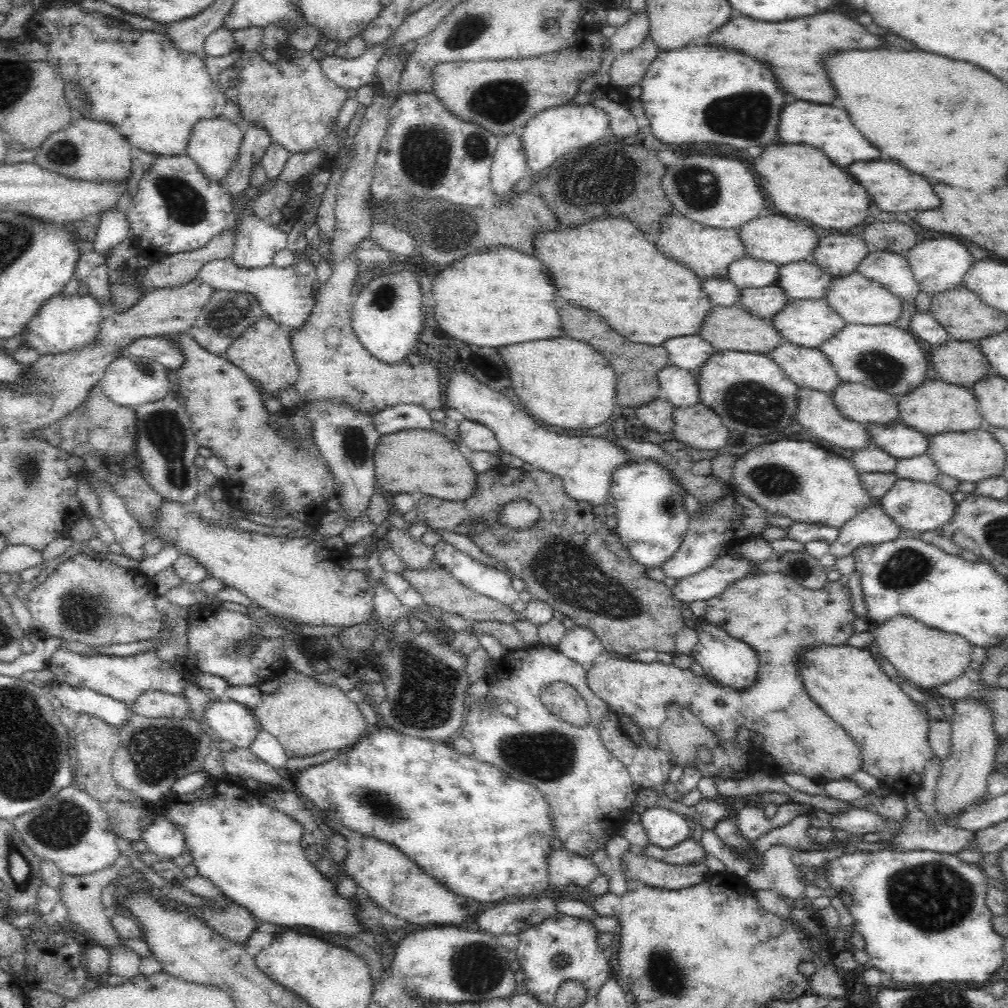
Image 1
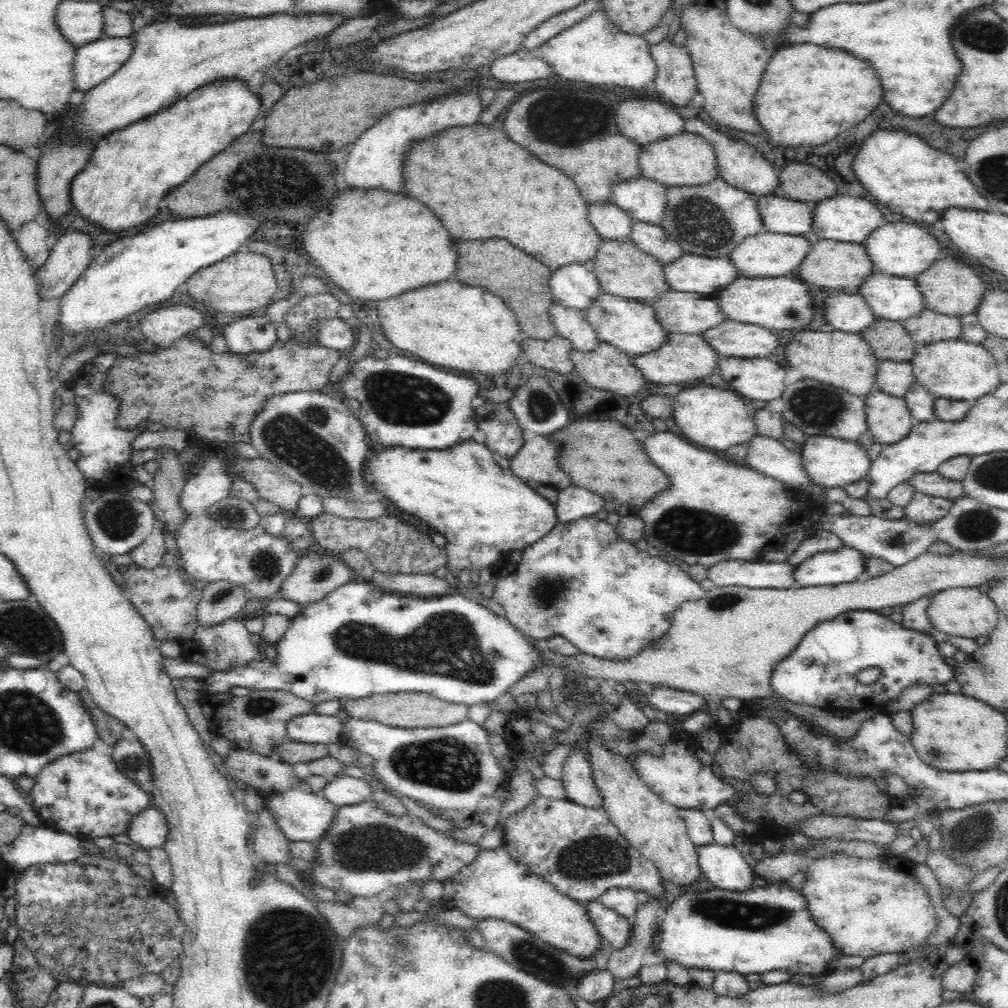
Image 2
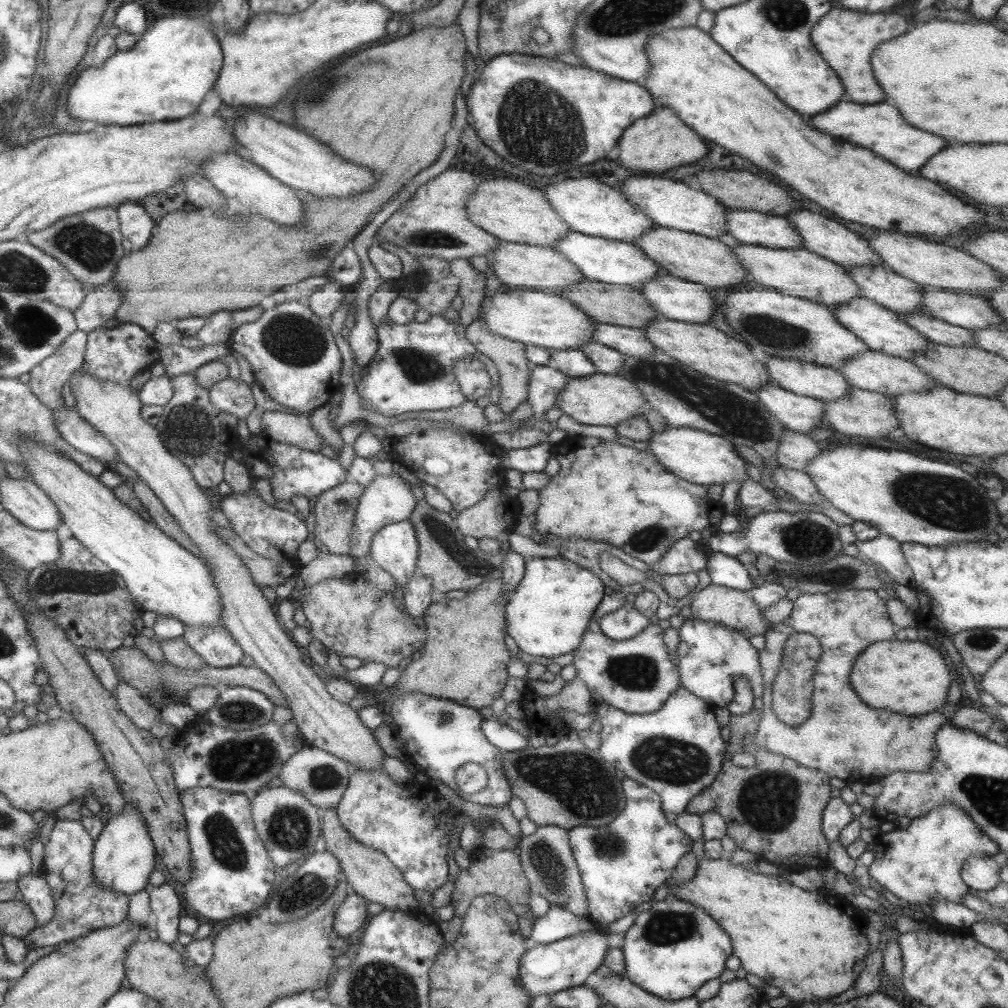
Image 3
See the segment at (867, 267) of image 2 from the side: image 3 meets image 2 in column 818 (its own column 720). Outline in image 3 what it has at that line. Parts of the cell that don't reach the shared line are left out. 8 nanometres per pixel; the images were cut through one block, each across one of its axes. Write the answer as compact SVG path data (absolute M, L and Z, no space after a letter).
M656 225L636 238L633 244L637 245L651 261L655 261L663 273L685 281L696 282L707 288L720 286L726 289L736 284L750 283L746 270L732 252L732 248L716 238Z

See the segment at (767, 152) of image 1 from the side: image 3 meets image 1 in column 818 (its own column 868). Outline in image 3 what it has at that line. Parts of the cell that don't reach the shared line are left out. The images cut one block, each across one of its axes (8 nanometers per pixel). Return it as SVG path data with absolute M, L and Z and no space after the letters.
M696 26L678 29L663 29L649 39L645 46L649 61L649 72L641 86L651 94L653 102L659 107L671 109L679 120L693 128L699 136L717 142L719 146L747 158L751 164L773 172L785 185L801 192L804 198L817 203L821 208L833 212L835 216L871 226L877 230L895 230L901 233L920 236L927 234L932 238L944 238L948 234L959 234L979 224L981 212L971 204L951 196L939 184L905 174L904 170L875 156L872 150L851 146L847 142L835 142L832 136L821 134L801 122L799 114L787 108L783 102L771 94L751 72L744 70L723 48L719 47L708 32Z

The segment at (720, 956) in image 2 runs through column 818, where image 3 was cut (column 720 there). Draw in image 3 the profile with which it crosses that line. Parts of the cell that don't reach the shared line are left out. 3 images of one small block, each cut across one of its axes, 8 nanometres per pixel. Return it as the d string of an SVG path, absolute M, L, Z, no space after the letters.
M674 896L664 900L649 900L647 906L634 909L633 924L623 936L623 964L625 978L645 992L663 1000L681 1000L693 996L707 979L718 978L725 968L725 960L731 954L731 941L724 930L702 908L693 906Z

